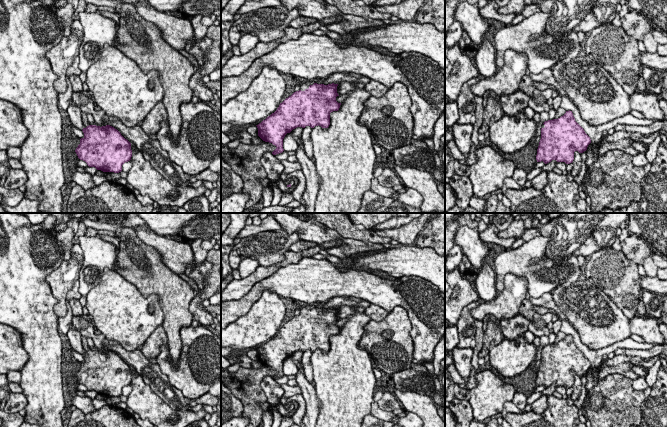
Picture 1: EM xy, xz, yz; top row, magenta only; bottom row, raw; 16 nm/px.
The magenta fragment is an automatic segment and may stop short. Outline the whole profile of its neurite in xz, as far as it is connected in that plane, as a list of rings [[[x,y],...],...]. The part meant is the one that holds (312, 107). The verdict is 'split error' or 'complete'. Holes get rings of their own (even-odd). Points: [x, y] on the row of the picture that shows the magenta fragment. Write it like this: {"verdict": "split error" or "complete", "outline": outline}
{"verdict": "split error", "outline": [[[300,84],[300,90],[280,103],[277,110],[259,123],[258,136],[277,148],[273,155],[282,153],[283,139],[297,127],[321,126],[328,128],[330,113],[338,111],[341,103],[336,101],[338,84]]]}

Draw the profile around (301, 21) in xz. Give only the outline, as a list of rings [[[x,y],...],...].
[[[302,16],[297,19],[292,20],[290,23],[290,27],[298,28],[298,27],[306,26],[311,23],[315,23],[316,21],[317,20],[314,18]]]

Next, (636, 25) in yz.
[[[632,10],[621,19],[621,27],[626,34],[637,41],[643,41],[645,35],[654,31],[654,24],[641,12]]]

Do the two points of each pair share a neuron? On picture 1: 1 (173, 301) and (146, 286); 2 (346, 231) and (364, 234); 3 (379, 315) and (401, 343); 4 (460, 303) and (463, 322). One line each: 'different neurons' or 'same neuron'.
1: same neuron
2: same neuron
3: different neurons
4: different neurons

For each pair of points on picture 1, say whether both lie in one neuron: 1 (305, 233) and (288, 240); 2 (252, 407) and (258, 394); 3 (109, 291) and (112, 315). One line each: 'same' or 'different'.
1: different
2: same
3: same

